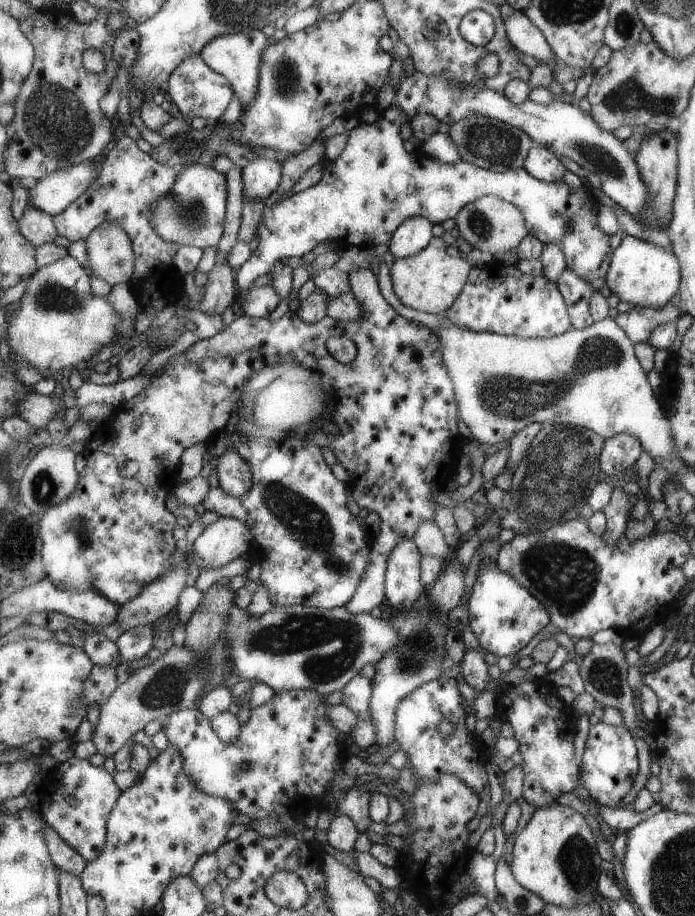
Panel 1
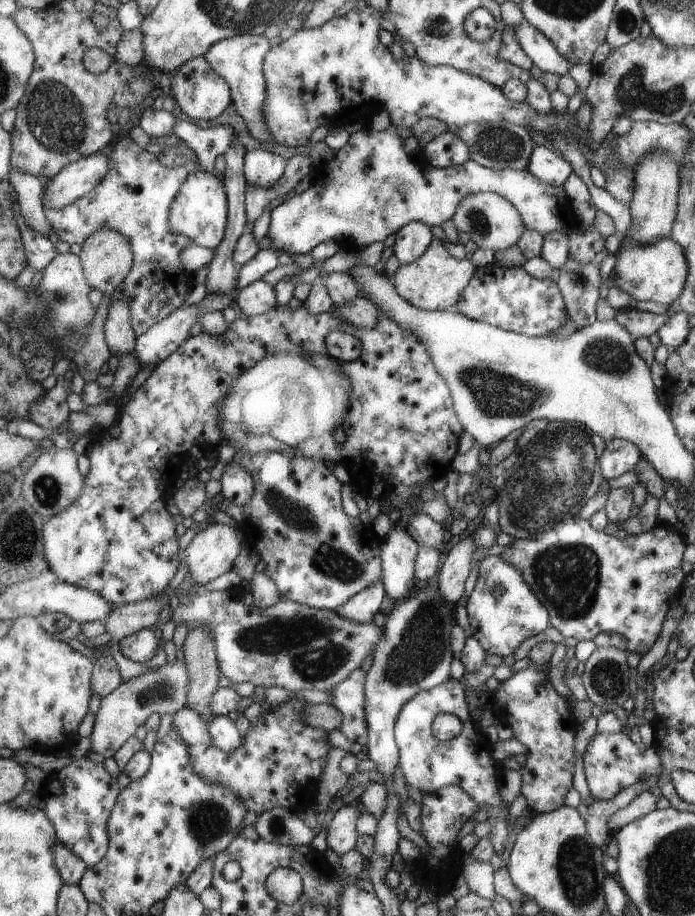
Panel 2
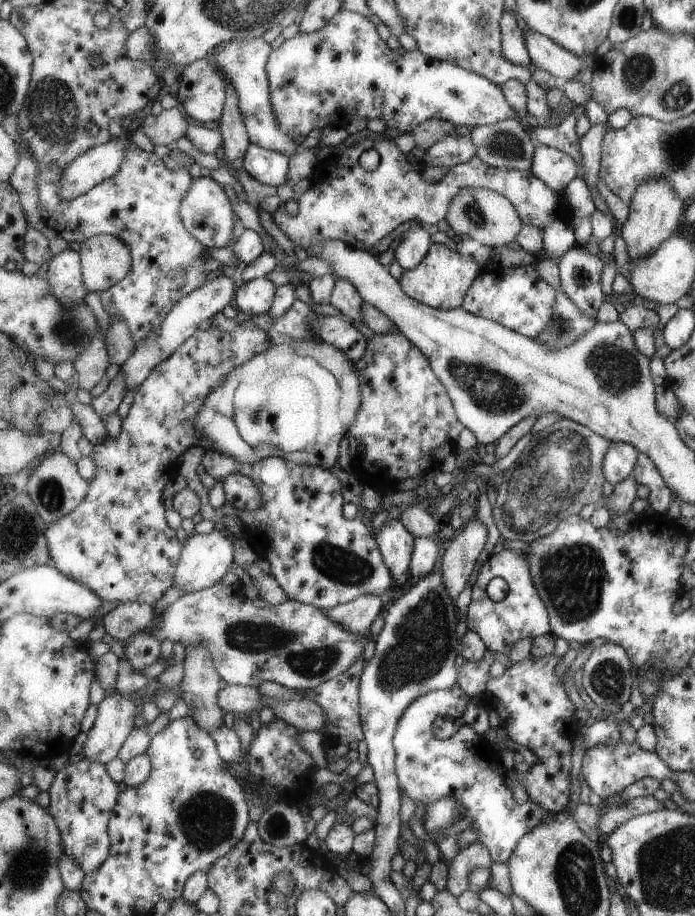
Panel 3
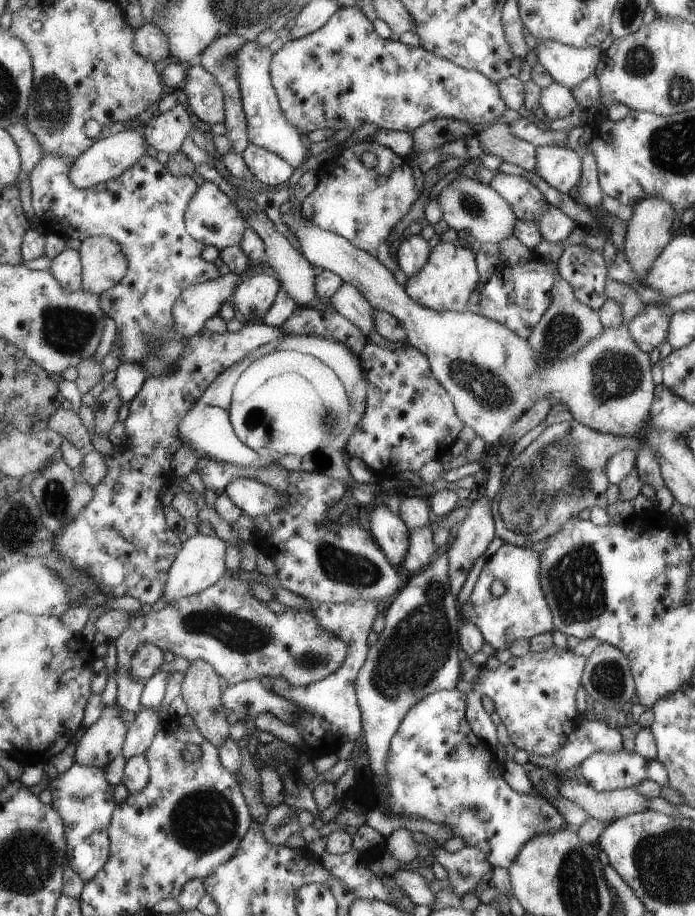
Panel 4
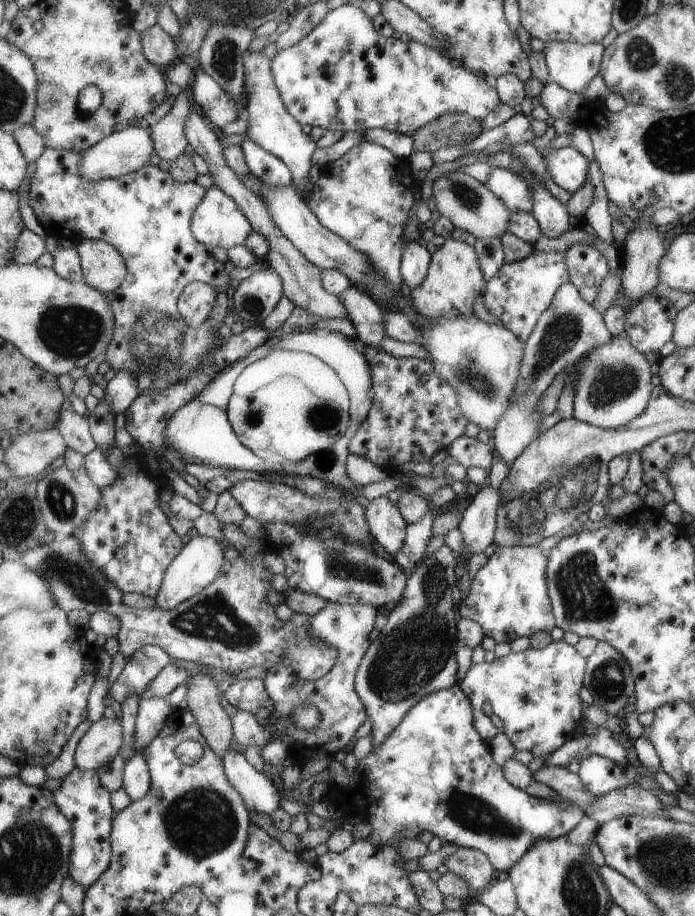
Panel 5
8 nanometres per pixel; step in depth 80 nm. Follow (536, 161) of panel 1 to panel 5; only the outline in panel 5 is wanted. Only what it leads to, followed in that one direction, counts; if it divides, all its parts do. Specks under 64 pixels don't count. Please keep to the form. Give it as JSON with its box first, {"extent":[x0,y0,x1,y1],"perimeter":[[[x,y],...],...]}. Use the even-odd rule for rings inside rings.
{"extent":[541,145,589,194],"perimeter":[[[568,145],[557,150],[549,150],[546,146],[541,155],[547,172],[559,188],[573,194],[585,184],[589,162],[577,150]]]}

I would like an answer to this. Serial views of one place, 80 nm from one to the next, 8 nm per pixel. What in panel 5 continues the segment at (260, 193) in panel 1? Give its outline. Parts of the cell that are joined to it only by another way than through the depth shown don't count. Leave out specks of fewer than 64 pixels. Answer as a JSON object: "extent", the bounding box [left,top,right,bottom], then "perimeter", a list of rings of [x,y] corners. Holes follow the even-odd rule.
{"extent":[240,139,293,186],"perimeter":[[[246,139],[240,145],[246,166],[255,178],[272,186],[286,186],[293,182],[289,168],[281,159]]]}

